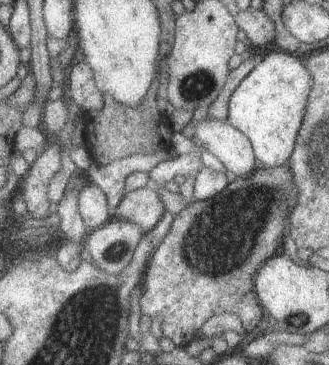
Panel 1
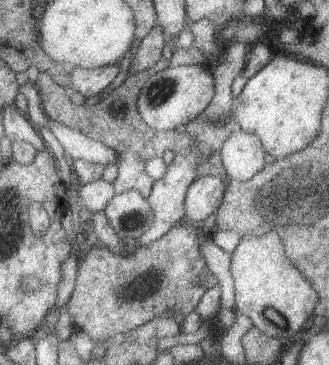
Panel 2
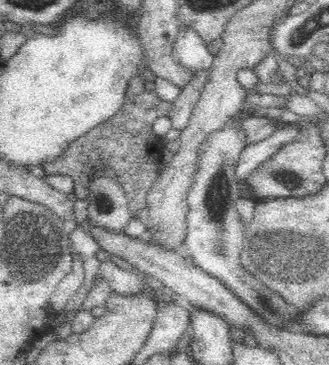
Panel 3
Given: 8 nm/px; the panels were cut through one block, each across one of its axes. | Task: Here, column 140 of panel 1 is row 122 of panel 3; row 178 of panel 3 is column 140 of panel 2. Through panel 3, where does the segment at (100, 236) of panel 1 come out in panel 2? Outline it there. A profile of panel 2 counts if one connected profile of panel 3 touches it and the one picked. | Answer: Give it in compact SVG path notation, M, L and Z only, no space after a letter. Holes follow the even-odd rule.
M137 190L115 194L103 212L115 234L127 244L137 242L153 226L153 210Z

